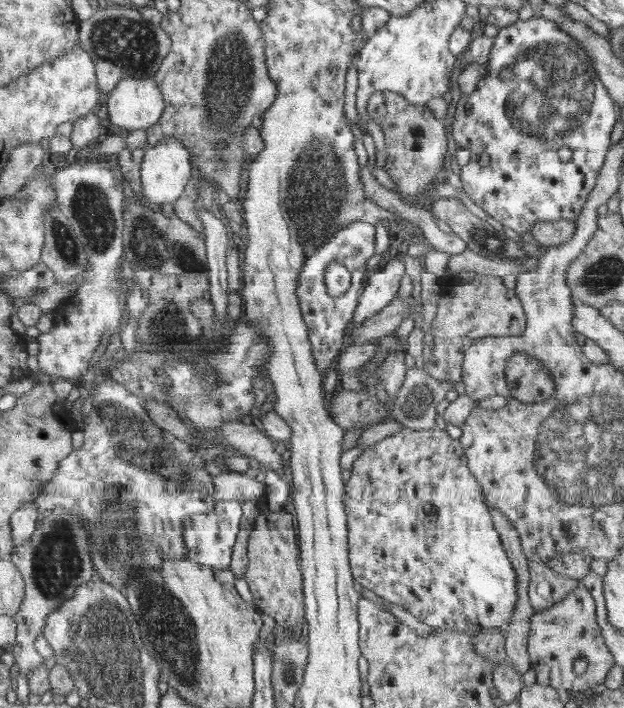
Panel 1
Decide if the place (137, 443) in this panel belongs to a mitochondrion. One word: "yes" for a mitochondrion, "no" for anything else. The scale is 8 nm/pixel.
yes

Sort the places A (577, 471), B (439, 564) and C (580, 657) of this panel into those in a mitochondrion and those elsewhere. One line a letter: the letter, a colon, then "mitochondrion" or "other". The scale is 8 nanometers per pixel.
A: mitochondrion
B: mitochondrion
C: other

